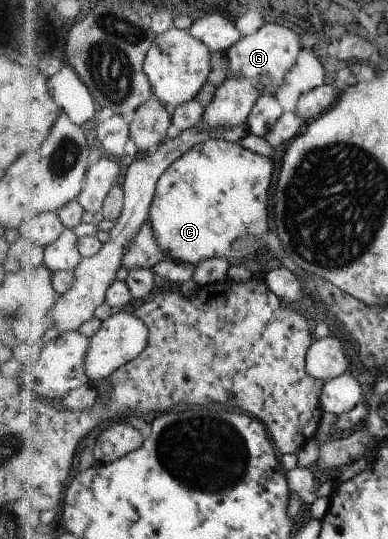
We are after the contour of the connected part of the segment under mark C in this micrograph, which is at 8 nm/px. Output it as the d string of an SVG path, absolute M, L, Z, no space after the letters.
M210 139L206 143L200 143L196 145L192 151L186 153L184 157L180 157L174 165L172 165L158 183L158 192L156 193L156 198L154 203L152 203L152 208L150 211L149 220L156 231L156 237L158 237L158 243L160 247L170 255L170 260L182 262L182 263L192 263L192 265L200 265L204 260L212 258L223 258L227 259L228 262L235 262L236 259L244 259L248 255L254 255L258 253L264 243L264 237L268 235L270 231L270 217L273 217L272 209L272 199L270 198L270 189L272 189L272 158L266 155L260 155L260 153L255 153L246 149L241 142L227 141L226 139Z

